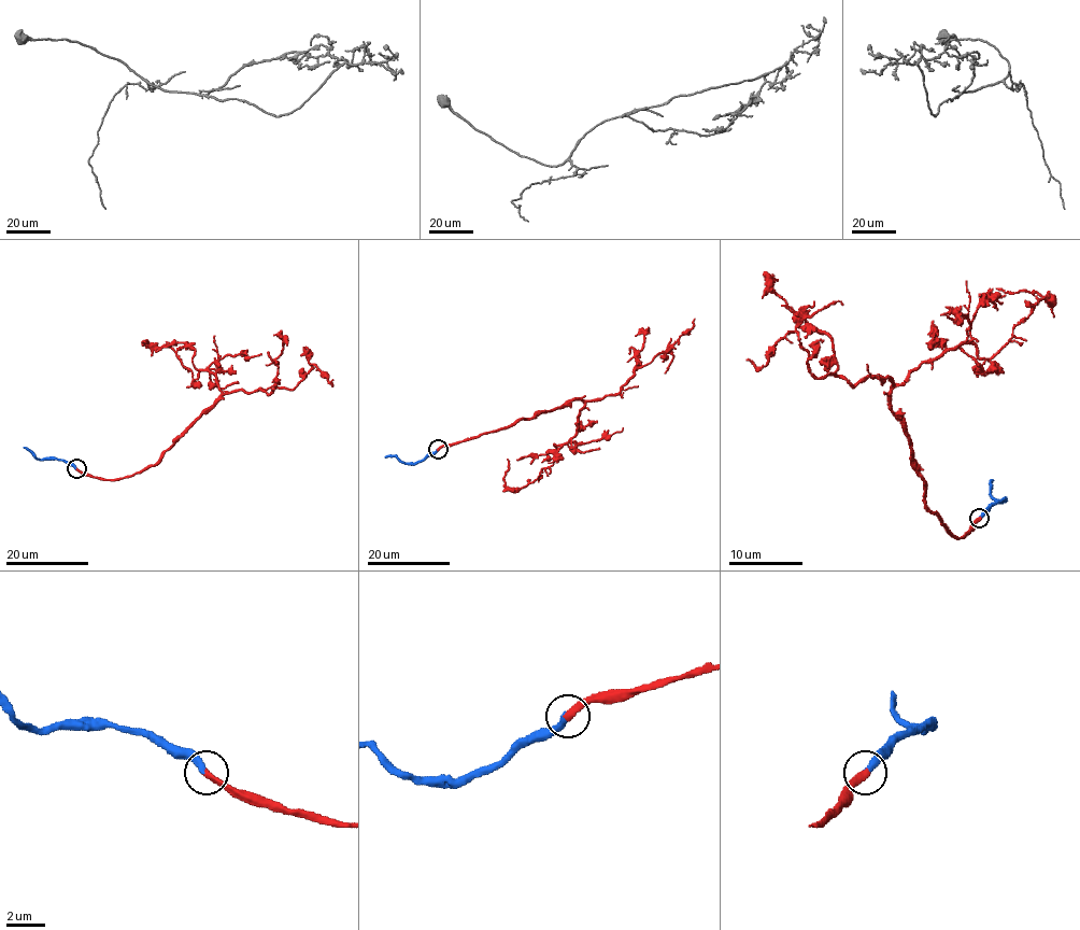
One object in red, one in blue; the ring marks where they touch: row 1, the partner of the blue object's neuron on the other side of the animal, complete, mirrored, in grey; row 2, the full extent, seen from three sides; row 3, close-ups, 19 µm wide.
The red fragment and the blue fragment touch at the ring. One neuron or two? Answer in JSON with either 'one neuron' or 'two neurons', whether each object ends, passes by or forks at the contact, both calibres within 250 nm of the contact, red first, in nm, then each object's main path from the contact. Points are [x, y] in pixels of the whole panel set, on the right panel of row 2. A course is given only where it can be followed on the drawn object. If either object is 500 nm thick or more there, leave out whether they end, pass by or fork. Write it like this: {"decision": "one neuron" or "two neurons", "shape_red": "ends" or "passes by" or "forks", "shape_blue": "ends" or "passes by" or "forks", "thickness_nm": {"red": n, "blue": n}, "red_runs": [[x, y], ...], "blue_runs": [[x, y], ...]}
{"decision": "one neuron", "shape_red": "ends", "shape_blue": "ends", "thickness_nm": {"red": 360, "blue": 360}, "red_runs": [[979, 519], [955, 537], [924, 504], [891, 391], [924, 362], [971, 343], [990, 357], [1049, 300], [995, 287]], "blue_runs": [[979, 519], [1003, 499], [997, 502], [992, 496], [992, 480]]}

